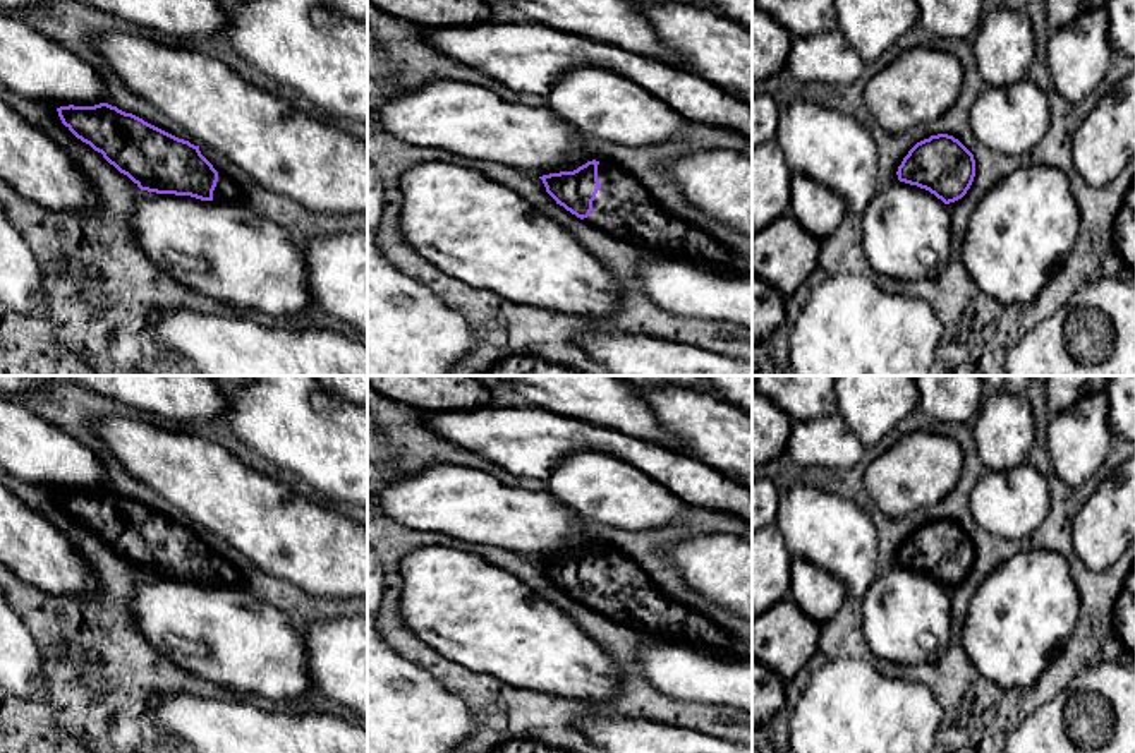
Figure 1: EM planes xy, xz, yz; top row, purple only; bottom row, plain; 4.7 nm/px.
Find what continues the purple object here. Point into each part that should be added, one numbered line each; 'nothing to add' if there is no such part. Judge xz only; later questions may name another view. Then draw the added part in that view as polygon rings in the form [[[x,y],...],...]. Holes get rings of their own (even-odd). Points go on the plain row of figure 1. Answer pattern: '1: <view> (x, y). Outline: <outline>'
1: xz (622, 592). Outline: [[[603,542],[598,549],[601,573],[584,605],[616,624],[663,643],[680,643],[723,655],[747,655],[711,617],[699,614],[658,588],[622,549]]]

